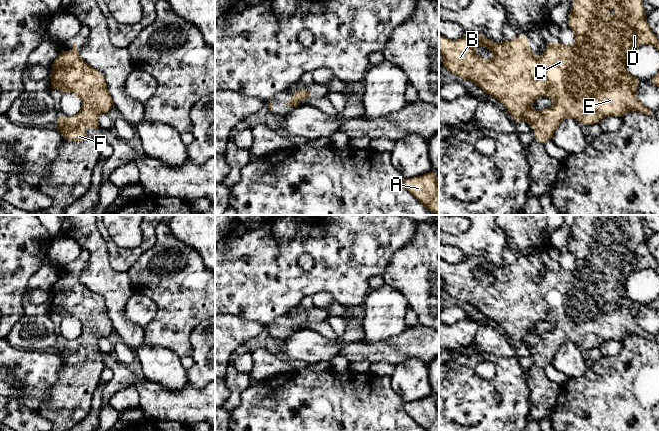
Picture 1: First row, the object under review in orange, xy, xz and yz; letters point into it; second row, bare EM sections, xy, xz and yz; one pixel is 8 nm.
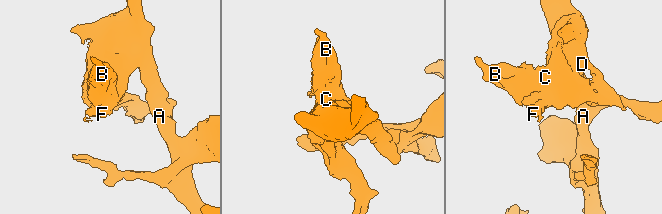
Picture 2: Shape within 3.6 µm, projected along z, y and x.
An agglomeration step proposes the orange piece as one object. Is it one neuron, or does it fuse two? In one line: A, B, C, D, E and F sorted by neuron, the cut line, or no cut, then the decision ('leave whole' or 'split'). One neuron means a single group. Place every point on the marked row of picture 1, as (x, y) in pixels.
A B C D E F | no cut | leave whole

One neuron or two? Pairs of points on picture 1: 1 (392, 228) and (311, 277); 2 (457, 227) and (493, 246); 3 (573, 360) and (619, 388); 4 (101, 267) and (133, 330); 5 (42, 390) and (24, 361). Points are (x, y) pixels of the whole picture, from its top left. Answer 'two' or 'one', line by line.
1: one
2: two
3: two
4: one
5: one

